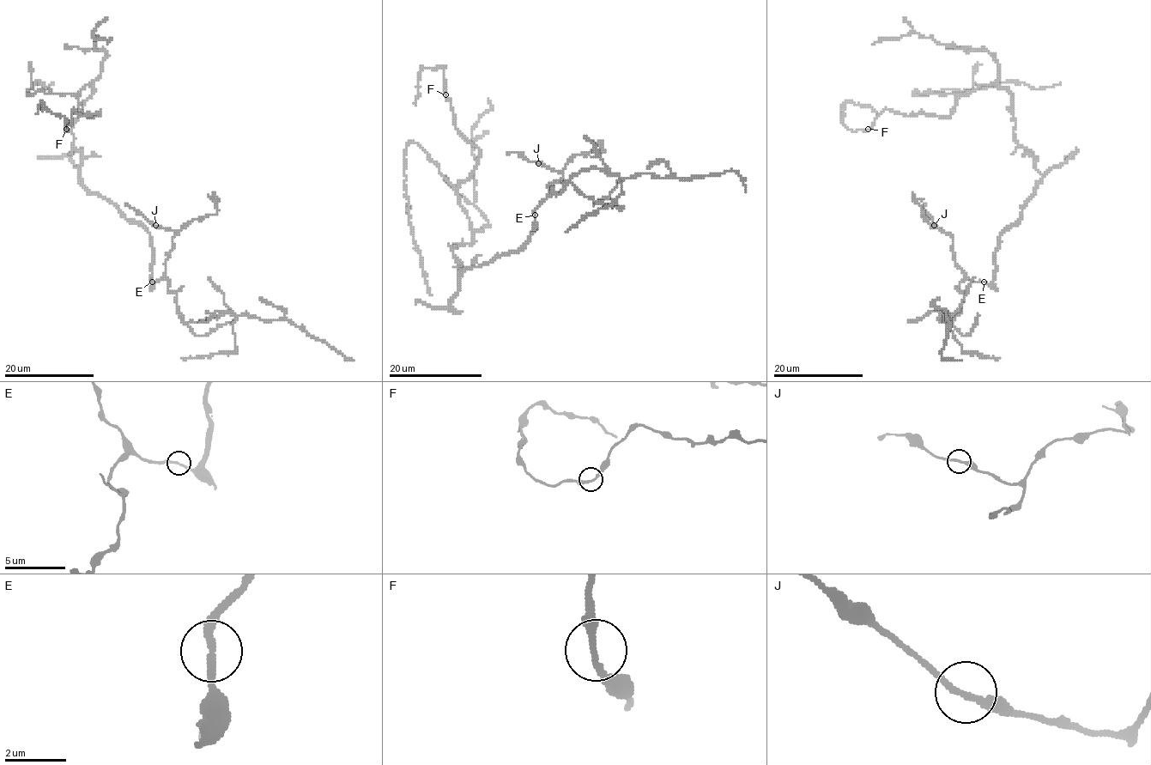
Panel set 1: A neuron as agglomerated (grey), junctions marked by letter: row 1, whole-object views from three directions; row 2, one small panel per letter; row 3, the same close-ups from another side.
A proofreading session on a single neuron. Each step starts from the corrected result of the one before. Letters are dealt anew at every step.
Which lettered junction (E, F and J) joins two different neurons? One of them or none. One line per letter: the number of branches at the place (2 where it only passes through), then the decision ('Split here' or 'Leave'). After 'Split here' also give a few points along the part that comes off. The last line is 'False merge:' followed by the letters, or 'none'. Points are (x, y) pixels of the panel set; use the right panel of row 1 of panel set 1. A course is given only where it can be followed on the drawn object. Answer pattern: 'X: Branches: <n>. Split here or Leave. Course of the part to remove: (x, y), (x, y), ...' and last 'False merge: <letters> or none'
E: Branches: 2. Leave
F: Branches: 2. Leave
J: Branches: 2. Leave
False merge: none

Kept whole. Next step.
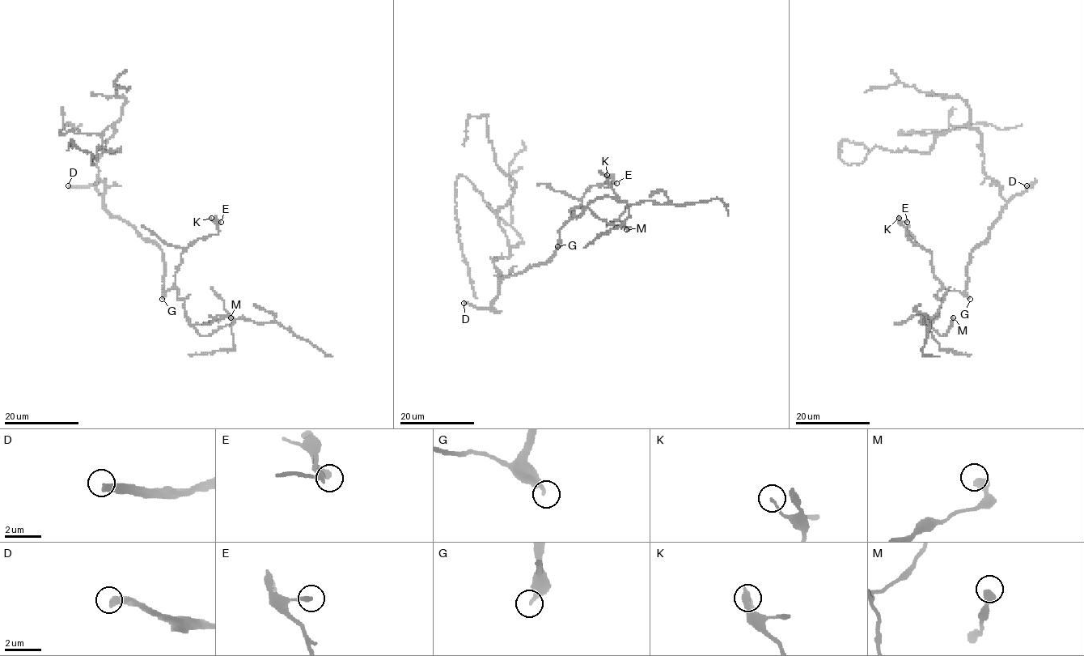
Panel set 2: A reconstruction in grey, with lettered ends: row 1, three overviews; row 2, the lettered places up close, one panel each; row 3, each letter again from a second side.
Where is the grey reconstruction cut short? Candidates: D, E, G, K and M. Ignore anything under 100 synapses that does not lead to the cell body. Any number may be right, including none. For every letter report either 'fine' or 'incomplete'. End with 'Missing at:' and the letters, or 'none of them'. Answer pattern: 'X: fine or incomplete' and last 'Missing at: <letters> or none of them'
D: incomplete
E: fine
G: incomplete
K: fine
M: fine
Missing at: D, G

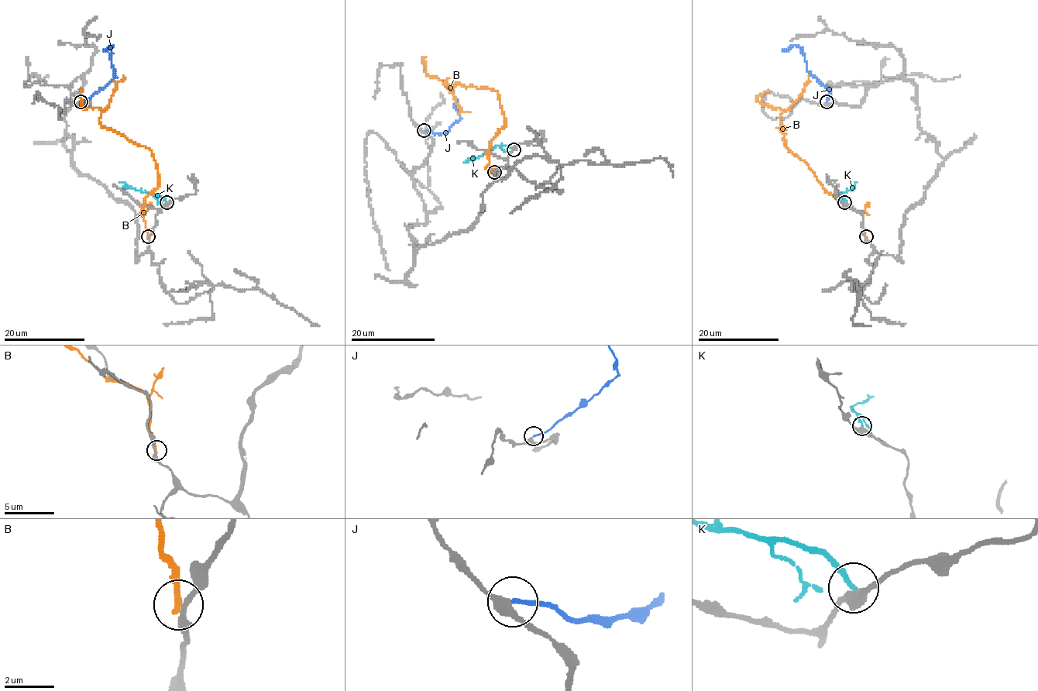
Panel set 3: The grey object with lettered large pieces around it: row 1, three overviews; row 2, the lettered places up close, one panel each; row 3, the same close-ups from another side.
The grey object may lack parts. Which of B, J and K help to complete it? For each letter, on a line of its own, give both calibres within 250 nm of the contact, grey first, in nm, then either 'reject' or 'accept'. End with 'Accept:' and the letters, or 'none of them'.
B: calibres 280 and 240 nm; reject
J: calibres 360 and 160 nm; accept
K: calibres 400 and 200 nm; reject
Accept: J

